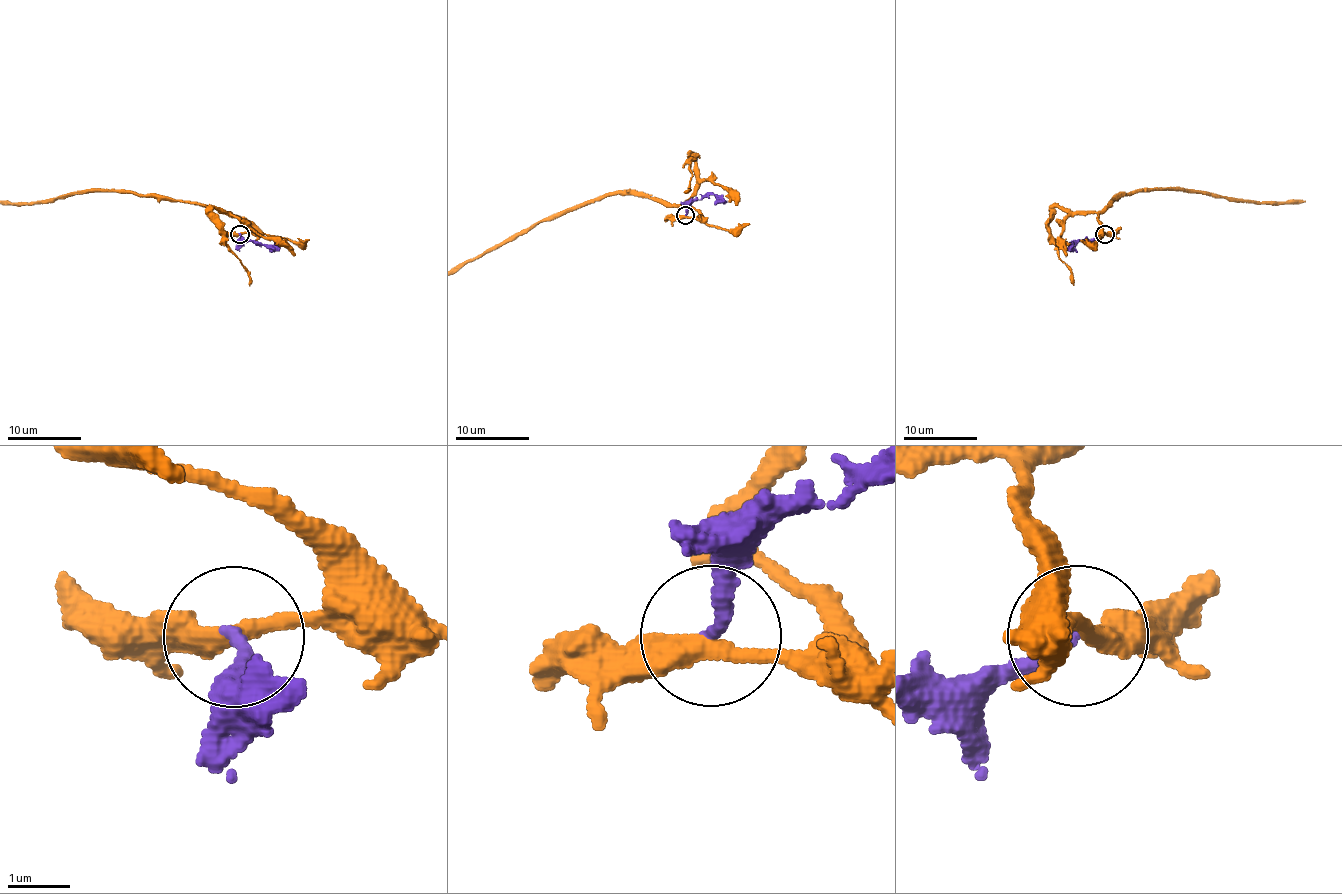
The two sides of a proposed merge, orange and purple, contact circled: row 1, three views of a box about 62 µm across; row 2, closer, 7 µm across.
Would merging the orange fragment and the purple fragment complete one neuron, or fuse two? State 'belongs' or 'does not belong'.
does not belong

